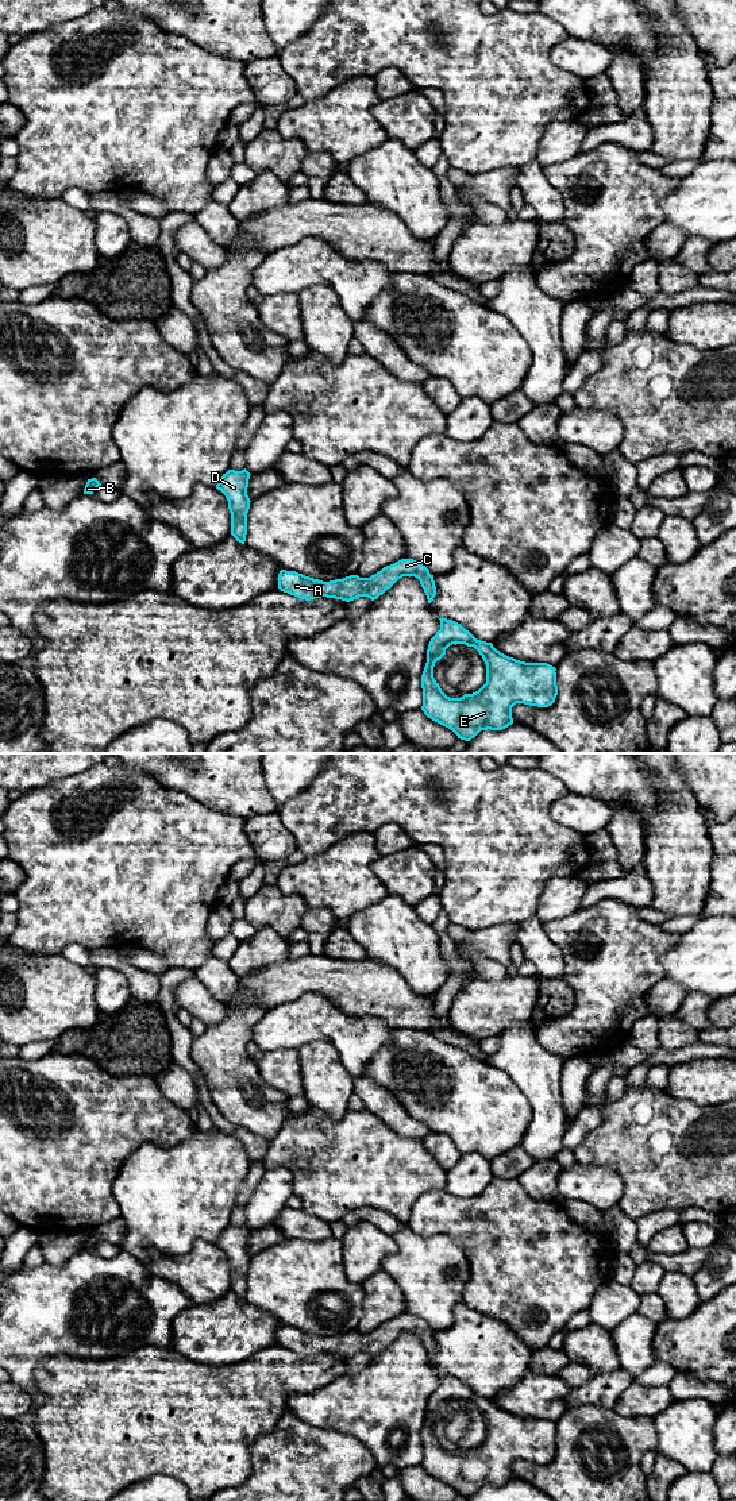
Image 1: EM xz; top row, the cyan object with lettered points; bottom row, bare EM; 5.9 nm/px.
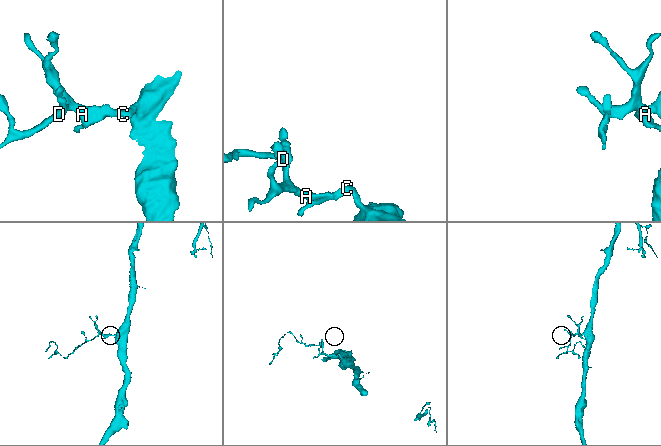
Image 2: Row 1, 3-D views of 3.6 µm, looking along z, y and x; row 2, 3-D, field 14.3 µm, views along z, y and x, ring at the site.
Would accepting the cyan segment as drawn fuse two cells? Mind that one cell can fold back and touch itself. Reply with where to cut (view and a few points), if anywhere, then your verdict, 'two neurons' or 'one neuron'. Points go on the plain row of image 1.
no cut; one neuron

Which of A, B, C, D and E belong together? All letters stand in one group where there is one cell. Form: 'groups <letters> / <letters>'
groups A B C D E

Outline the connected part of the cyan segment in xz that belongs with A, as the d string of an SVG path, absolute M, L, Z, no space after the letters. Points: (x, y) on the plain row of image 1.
M401 1315L384 1323L370 1334L350 1331L330 1338L313 1335L296 1327L281 1326L278 1330L278 1344L305 1357L321 1353L342 1355L346 1358L354 1357L359 1353L367 1353L374 1357L402 1332L417 1334L424 1344L428 1359L433 1357L436 1351L433 1331L429 1330L429 1326L424 1320L413 1315Z

